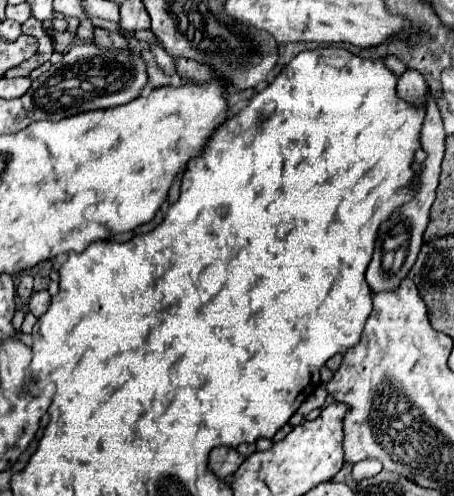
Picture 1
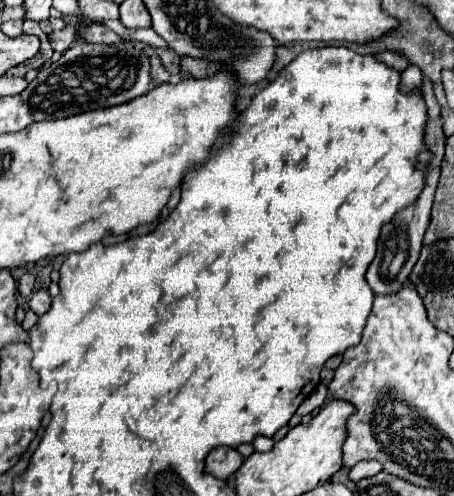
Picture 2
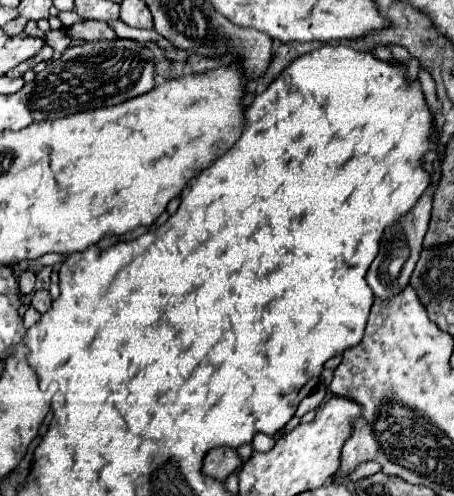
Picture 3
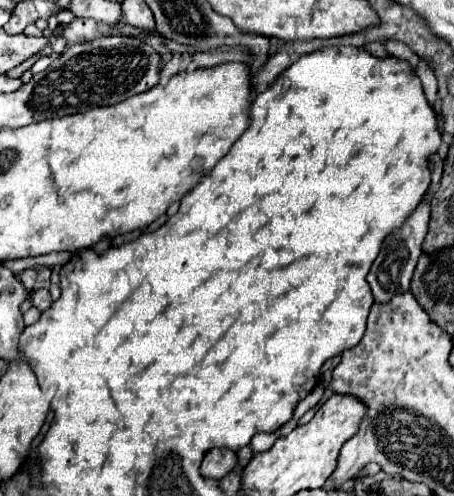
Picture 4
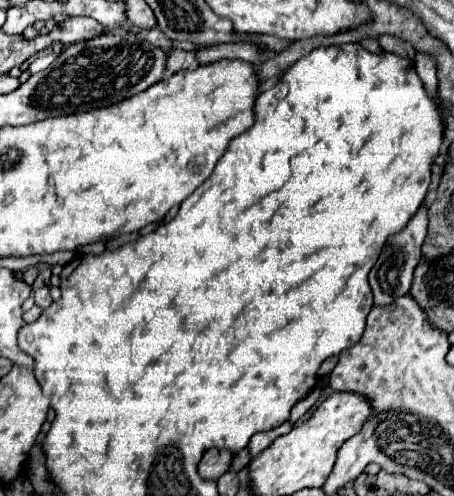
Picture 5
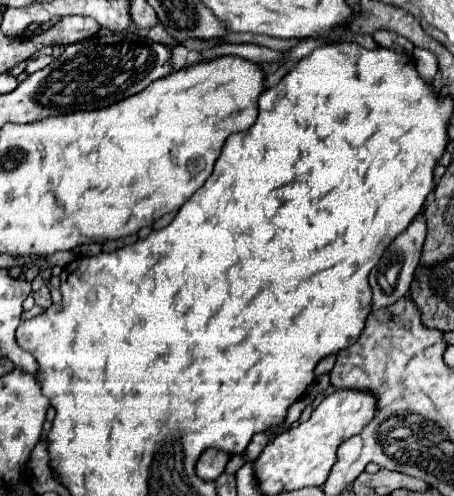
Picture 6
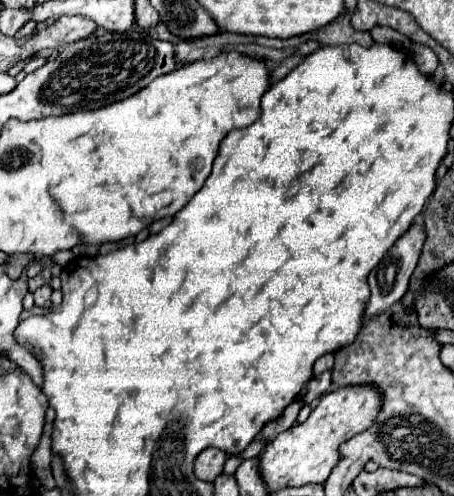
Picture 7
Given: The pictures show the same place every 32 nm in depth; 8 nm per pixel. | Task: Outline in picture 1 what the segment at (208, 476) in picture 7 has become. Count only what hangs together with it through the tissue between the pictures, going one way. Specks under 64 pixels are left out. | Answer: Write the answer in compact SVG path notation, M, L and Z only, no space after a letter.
M228 446L214 448L208 458L210 470L222 480L228 480L240 468L242 462L244 462L244 456L238 454L236 448L228 448Z

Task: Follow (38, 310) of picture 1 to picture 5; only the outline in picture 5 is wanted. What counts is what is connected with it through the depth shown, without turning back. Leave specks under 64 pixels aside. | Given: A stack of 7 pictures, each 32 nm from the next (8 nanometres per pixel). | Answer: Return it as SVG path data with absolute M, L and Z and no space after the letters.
M42 286L34 292L34 300L40 308L48 308L52 304L52 298L50 298L50 288L48 286Z

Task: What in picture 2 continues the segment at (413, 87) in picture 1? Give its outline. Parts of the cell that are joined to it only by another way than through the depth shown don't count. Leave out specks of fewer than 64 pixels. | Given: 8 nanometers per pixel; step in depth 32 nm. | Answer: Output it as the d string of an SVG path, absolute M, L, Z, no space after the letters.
M408 64L408 68L402 72L402 88L404 90L410 90L412 86L416 86L416 88L420 88L420 84L422 84L422 72L416 68L416 64Z

